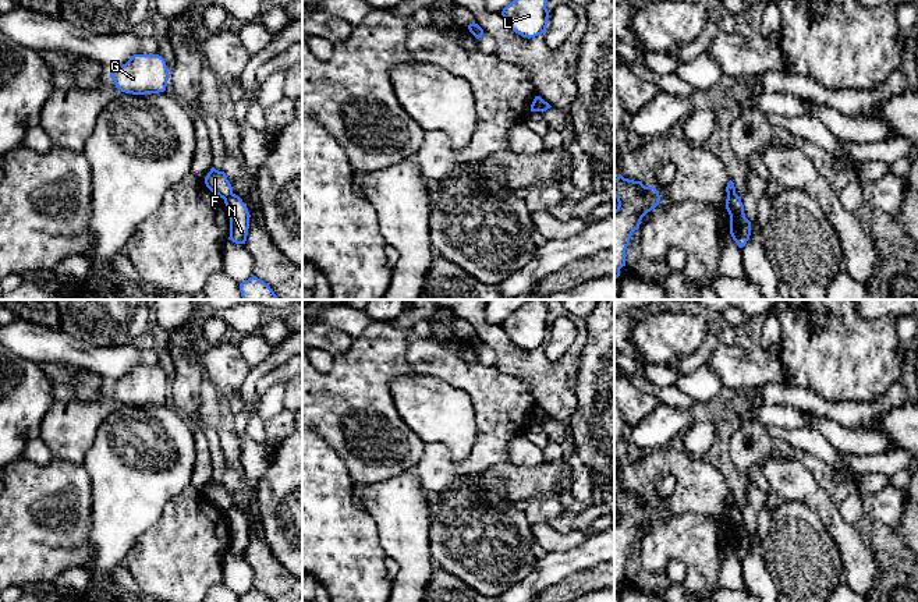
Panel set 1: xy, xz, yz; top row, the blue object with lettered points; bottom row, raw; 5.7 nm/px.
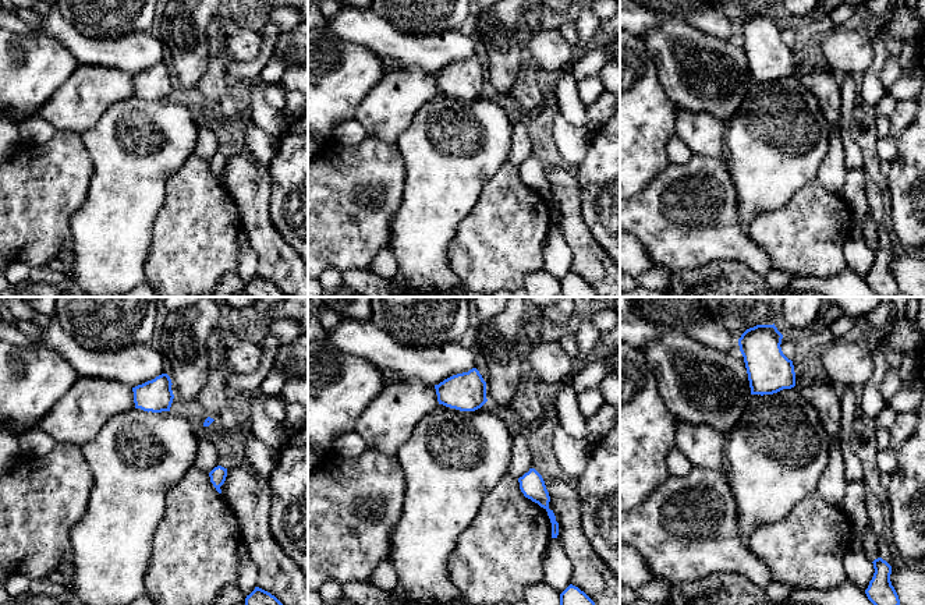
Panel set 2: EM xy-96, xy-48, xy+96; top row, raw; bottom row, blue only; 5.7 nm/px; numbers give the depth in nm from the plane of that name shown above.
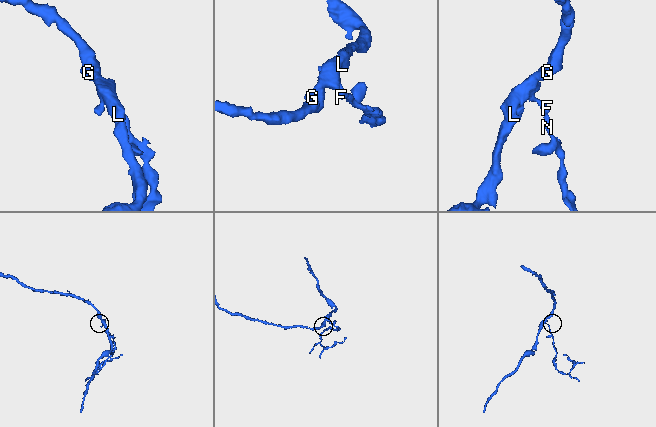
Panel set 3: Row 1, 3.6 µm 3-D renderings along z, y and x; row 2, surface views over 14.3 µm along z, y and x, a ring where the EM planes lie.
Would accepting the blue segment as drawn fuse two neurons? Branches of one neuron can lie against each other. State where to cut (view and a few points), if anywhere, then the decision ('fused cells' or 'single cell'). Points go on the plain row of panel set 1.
cut in xy along (233, 506), (224, 512); fused cells

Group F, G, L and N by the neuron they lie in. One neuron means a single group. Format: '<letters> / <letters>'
F G L / N

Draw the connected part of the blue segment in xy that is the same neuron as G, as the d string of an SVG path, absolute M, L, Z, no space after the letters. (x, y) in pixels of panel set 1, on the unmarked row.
M134 366L110 386L118 403L132 407L164 404L170 390L166 373L159 366Z

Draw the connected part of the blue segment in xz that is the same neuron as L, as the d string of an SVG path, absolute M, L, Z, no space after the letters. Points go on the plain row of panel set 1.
M525 300L501 323L510 340L522 350L535 350L545 346L549 323L546 321L547 307L545 300Z

